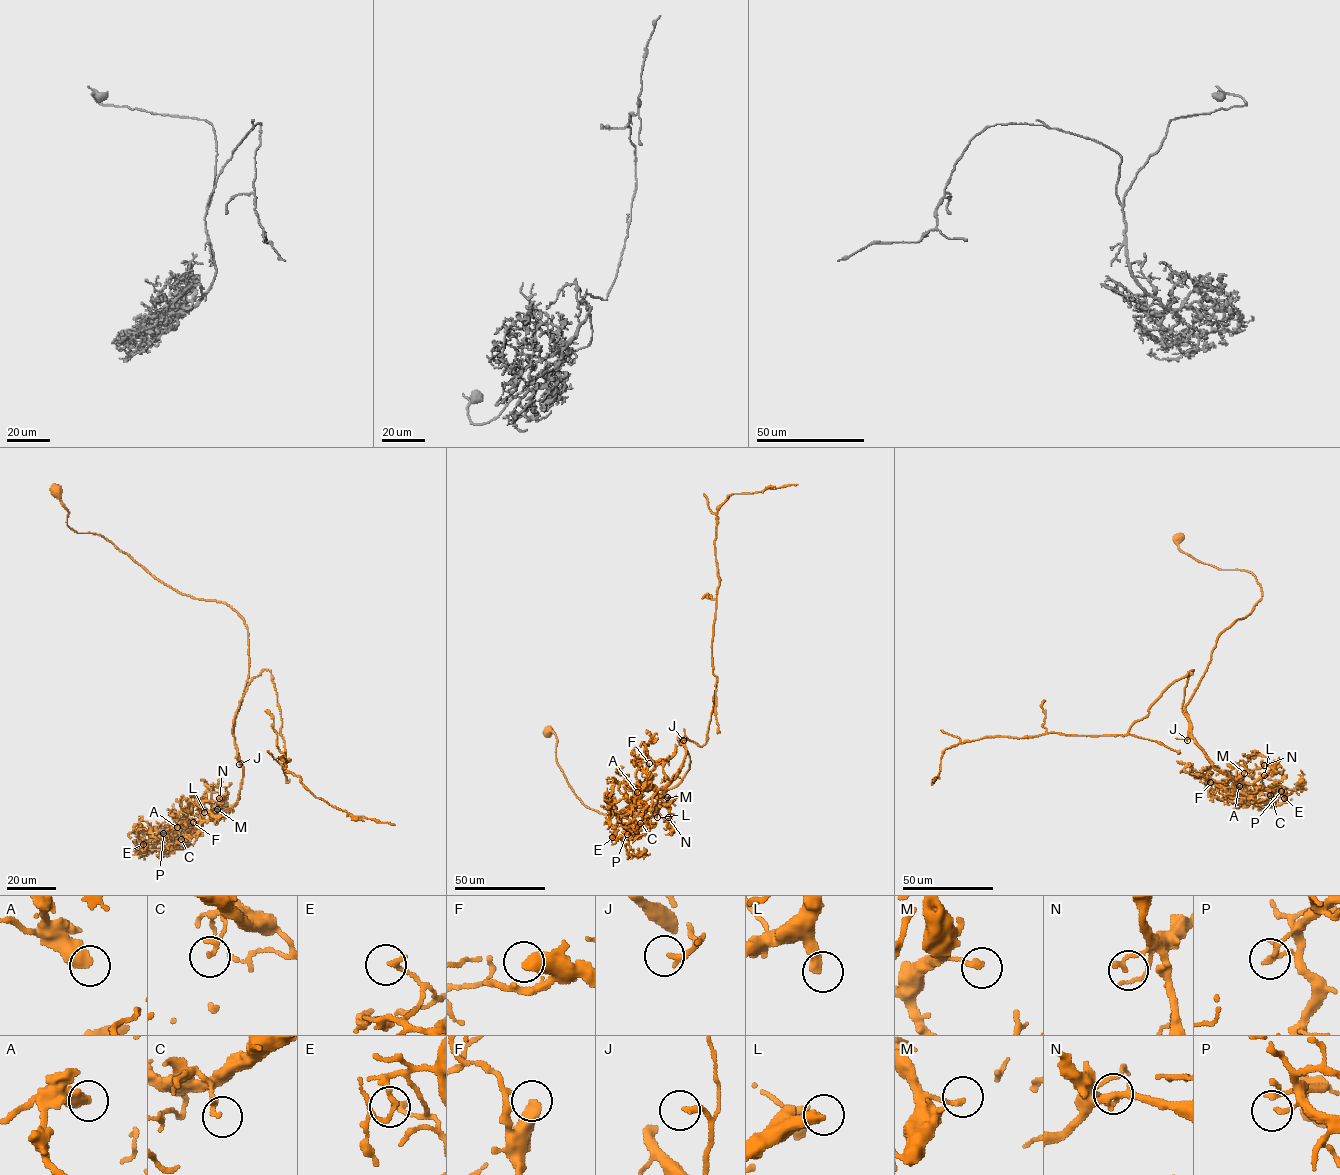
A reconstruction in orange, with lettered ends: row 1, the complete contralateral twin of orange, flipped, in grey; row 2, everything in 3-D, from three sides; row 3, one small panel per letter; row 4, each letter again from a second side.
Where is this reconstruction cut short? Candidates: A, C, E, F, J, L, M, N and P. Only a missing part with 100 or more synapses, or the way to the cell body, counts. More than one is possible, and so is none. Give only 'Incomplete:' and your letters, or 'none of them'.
Incomplete: L

